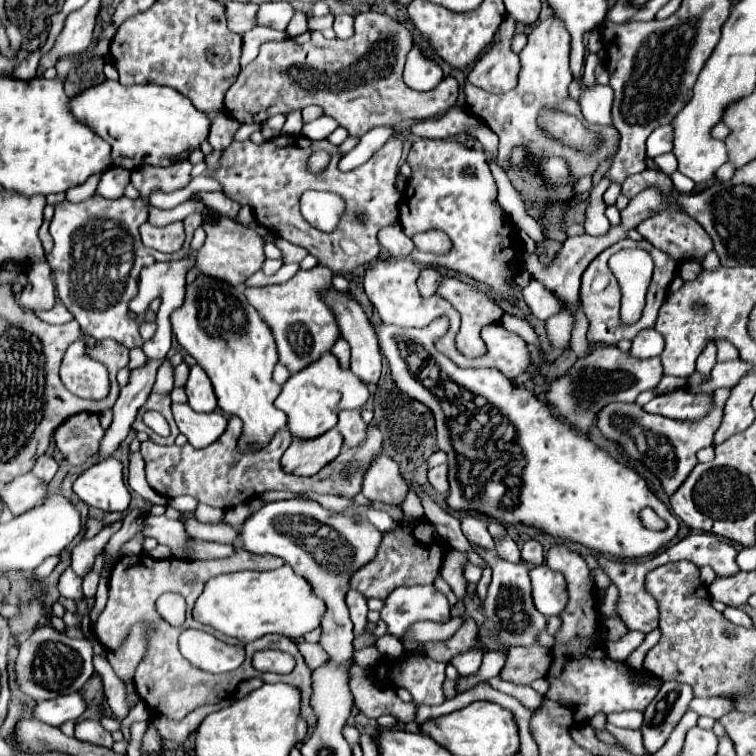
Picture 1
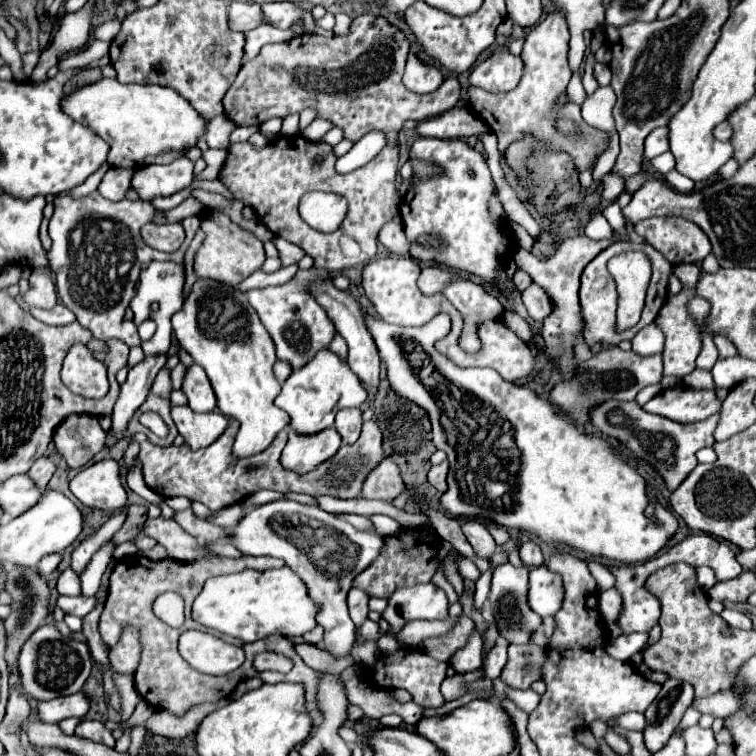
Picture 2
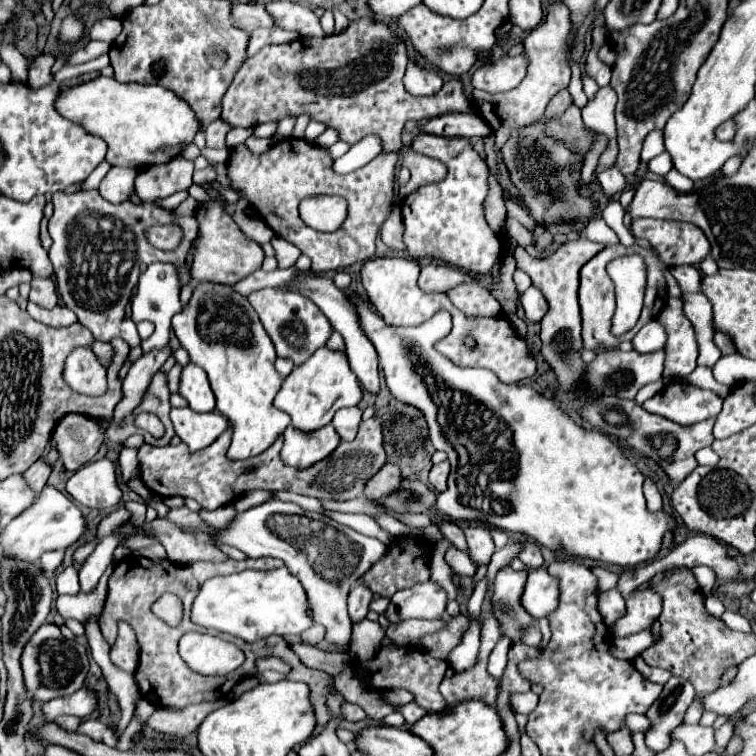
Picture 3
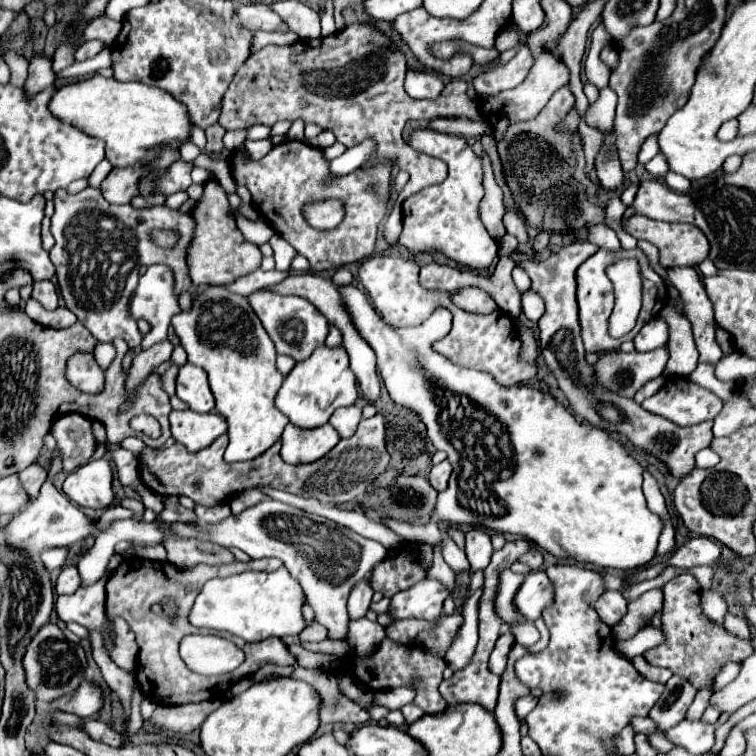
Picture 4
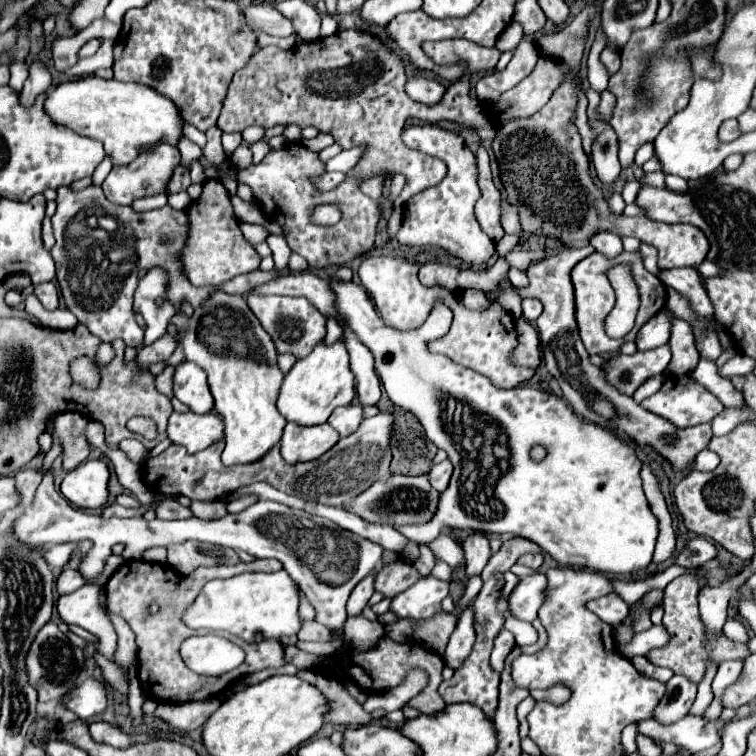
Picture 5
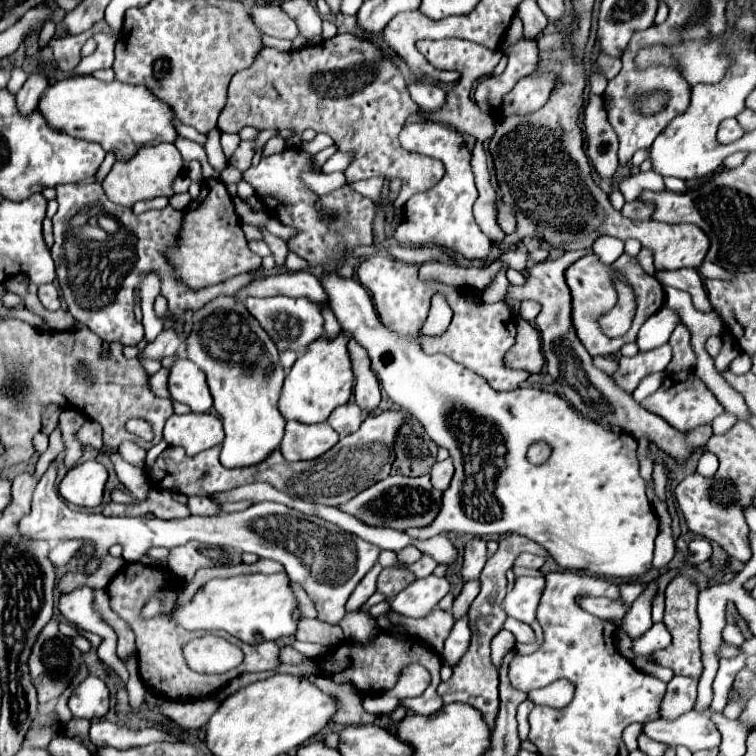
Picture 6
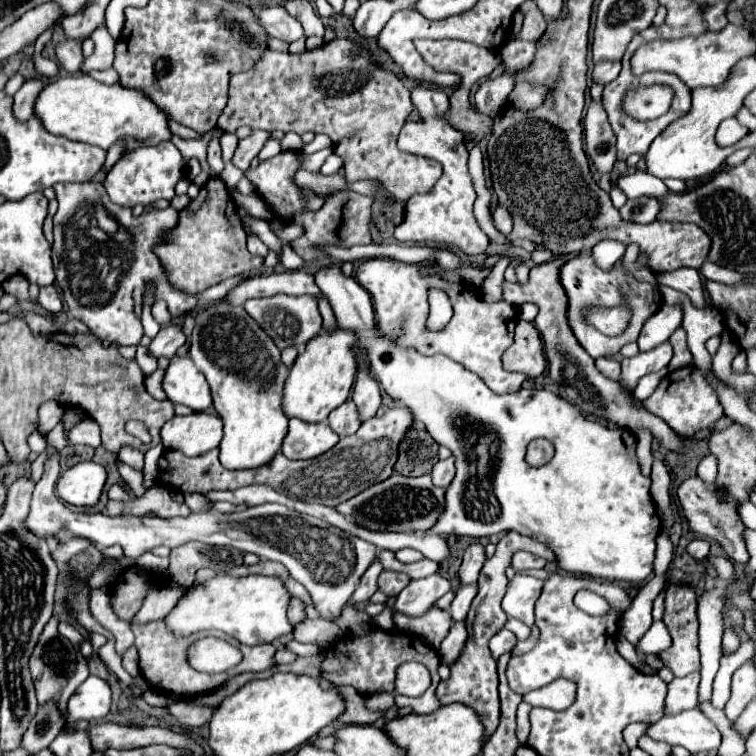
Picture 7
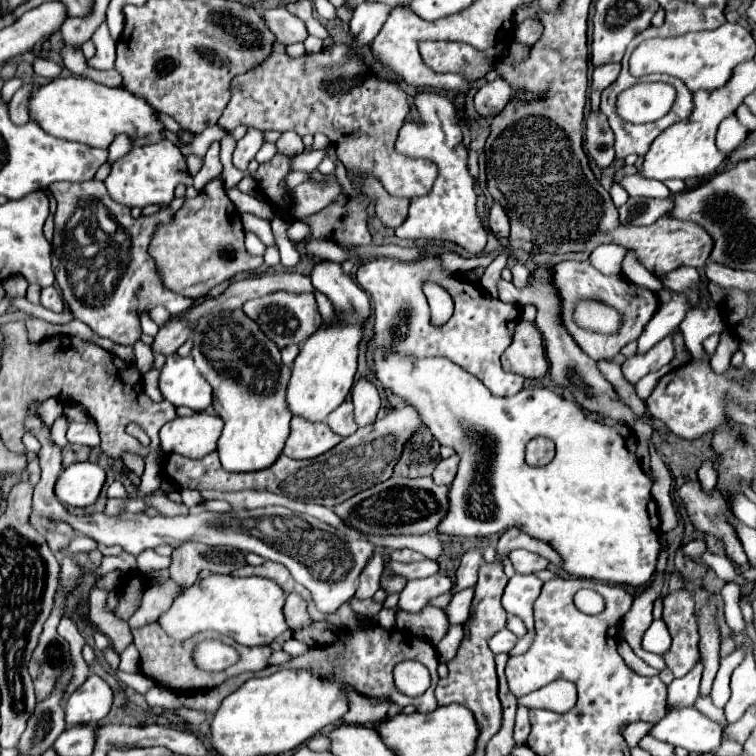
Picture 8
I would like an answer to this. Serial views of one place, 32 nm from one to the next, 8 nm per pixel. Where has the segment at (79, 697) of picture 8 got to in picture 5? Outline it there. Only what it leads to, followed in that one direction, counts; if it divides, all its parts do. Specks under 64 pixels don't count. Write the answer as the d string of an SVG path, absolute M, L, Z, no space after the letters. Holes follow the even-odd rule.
M86 678L76 686L68 696L62 698L62 704L74 712L78 718L88 720L92 716L98 716L106 708L106 688L102 682L94 678Z

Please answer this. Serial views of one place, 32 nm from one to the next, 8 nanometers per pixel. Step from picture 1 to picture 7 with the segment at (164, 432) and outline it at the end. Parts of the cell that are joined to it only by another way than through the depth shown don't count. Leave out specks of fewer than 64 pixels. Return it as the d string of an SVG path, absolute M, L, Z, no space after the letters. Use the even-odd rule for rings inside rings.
M129 421L125 427L126 431L130 434L136 434L136 437L139 438L144 444L150 444L151 436L145 426L139 421Z

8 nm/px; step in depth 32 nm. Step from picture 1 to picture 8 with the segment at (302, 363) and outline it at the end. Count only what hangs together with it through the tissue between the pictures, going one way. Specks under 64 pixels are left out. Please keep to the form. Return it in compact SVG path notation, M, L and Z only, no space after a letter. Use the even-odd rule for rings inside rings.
M276 292L272 296L263 296L248 300L244 304L244 312L260 324L260 330L278 346L286 348L290 344L302 346L322 324L322 316L316 306L316 298L308 294L286 294L286 292Z

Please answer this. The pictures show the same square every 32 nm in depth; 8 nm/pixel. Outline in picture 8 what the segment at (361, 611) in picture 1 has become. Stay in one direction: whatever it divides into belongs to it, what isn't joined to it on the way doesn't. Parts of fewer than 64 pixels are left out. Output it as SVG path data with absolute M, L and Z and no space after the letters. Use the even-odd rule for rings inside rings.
M376 548L376 556L372 558L372 562L368 562L368 568L364 568L364 572L360 574L360 584L358 584L354 598L358 598L358 600L372 598L374 592L380 588L380 574L384 570L382 552L384 552L384 548Z

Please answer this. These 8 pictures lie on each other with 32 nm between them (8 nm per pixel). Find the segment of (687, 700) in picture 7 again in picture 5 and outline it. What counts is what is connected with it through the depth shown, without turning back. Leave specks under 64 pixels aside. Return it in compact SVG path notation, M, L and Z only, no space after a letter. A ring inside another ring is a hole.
M672 676L666 682L666 692L658 706L652 712L652 718L664 726L678 722L688 714L688 708L692 706L696 698L696 684L692 684L688 678Z

